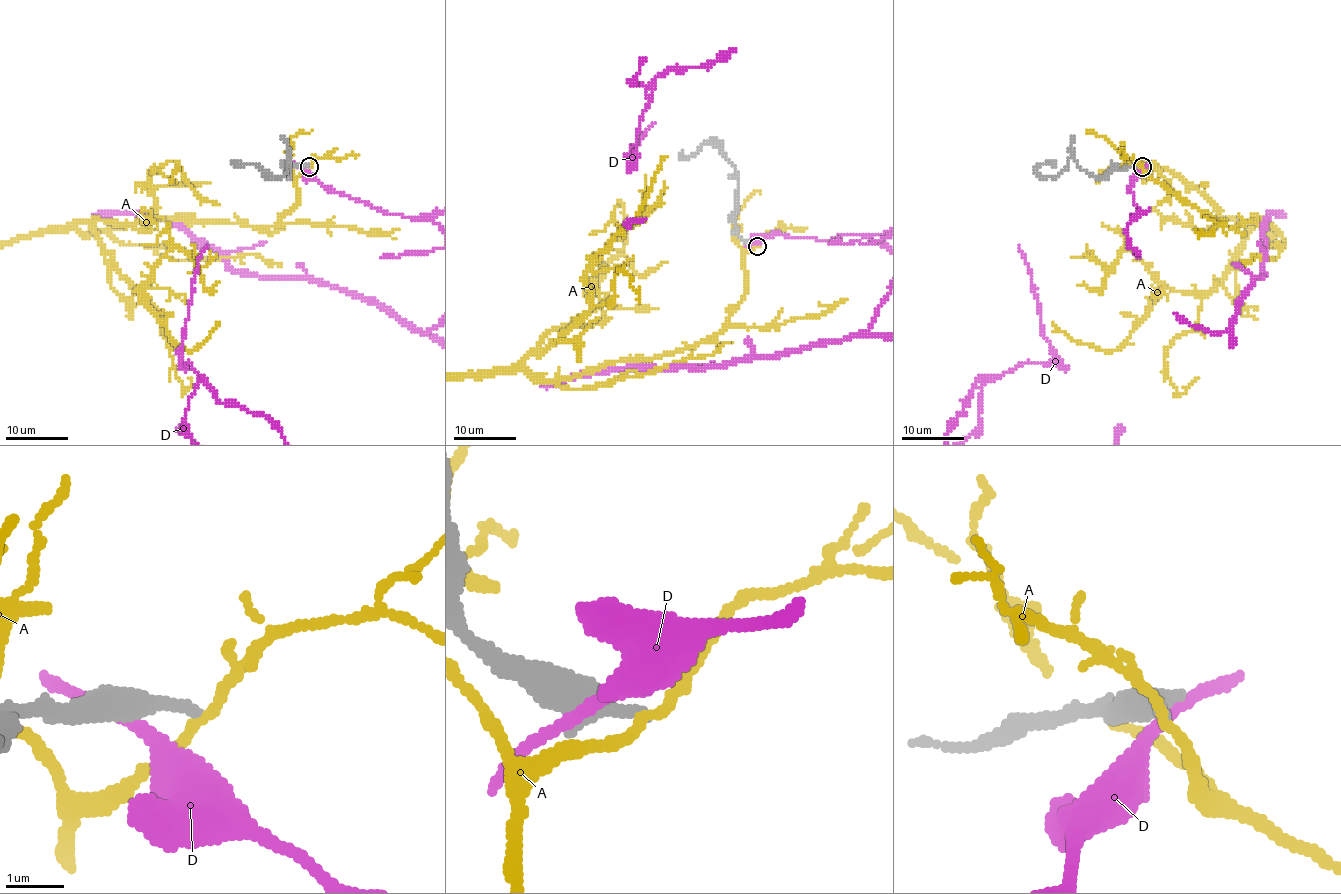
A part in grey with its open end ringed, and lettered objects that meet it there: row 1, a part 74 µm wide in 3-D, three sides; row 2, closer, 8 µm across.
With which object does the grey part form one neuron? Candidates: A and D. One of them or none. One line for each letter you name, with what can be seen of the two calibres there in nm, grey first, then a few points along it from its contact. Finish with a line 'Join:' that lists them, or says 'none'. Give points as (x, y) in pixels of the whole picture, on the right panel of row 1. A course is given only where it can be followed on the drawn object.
Join: none

